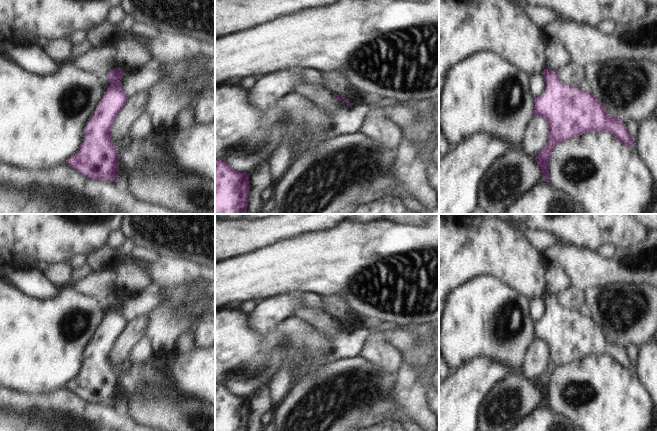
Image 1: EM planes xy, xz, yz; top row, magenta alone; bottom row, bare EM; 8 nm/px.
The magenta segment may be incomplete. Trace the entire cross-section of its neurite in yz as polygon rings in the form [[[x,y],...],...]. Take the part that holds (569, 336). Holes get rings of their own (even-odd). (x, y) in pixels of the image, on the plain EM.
[[[544,293],[546,305],[544,317],[534,324],[534,340],[547,346],[549,362],[547,369],[536,381],[542,394],[542,404],[550,406],[549,394],[555,370],[589,356],[608,356],[620,367],[633,371],[635,366],[626,348],[610,340],[592,316],[568,311],[558,303],[558,297]]]

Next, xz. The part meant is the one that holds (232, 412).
[[[215,383],[215,431],[247,431],[250,411],[249,398],[240,397],[226,385]]]

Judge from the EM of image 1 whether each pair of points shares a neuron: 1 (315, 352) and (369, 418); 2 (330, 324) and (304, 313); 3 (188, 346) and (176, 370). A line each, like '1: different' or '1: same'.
1: different
2: same
3: different

